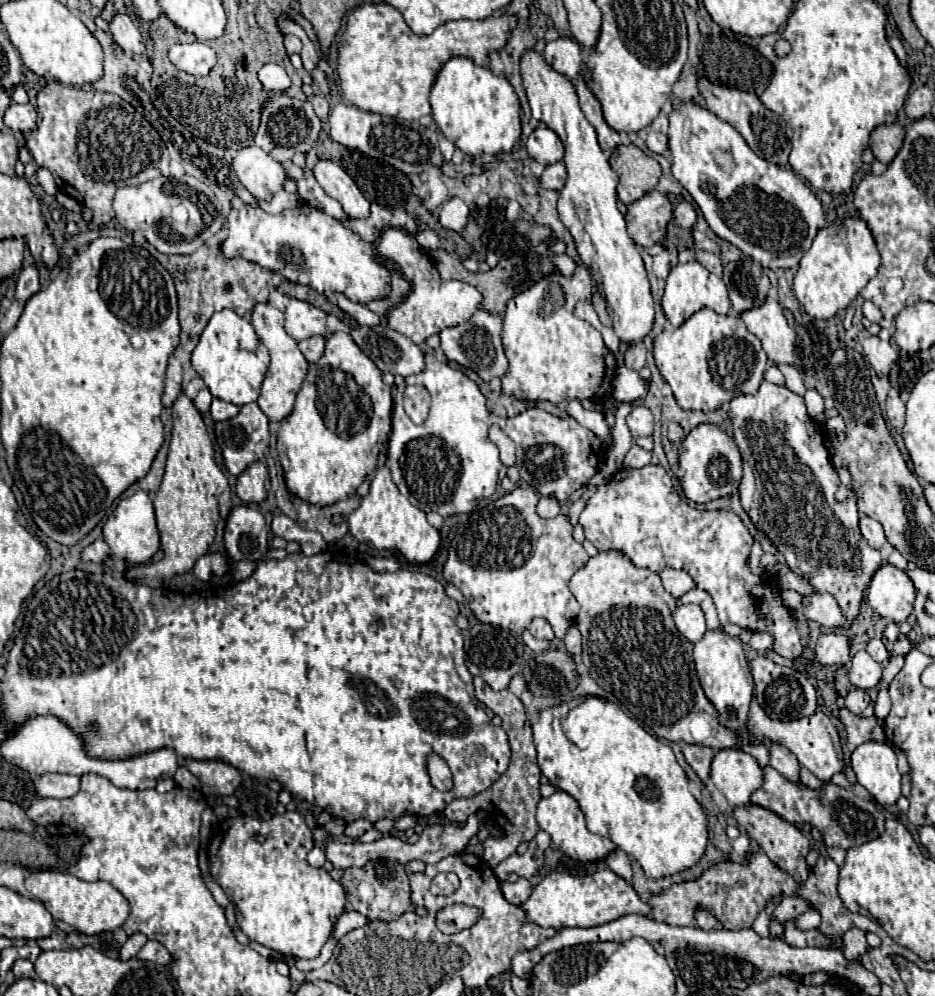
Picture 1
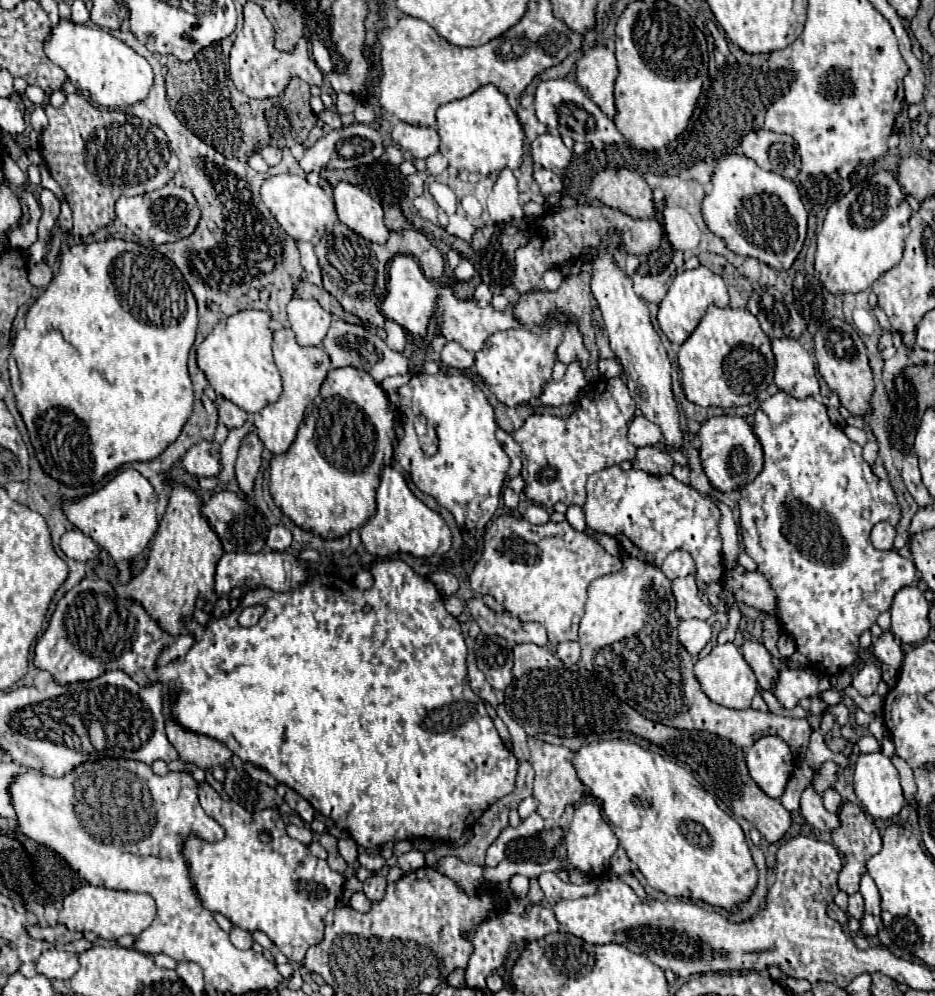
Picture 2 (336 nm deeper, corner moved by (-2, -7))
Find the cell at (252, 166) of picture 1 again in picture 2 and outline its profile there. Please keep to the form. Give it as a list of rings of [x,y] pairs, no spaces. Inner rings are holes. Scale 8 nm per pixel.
[[[279,174],[271,176],[263,186],[261,186],[261,196],[271,214],[277,218],[281,228],[293,236],[295,240],[305,240],[311,244],[319,244],[319,240],[325,234],[331,234],[337,220],[335,212],[335,202],[333,196],[329,196],[321,186],[309,184],[305,178],[295,176],[295,174]]]

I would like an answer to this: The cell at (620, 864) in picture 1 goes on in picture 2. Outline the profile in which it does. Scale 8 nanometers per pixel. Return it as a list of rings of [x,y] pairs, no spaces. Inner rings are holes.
[[[619,846],[617,852],[615,852],[615,856],[611,858],[611,872],[615,876],[621,876],[621,874],[627,874],[629,870],[631,870],[631,860],[627,858],[625,850]]]

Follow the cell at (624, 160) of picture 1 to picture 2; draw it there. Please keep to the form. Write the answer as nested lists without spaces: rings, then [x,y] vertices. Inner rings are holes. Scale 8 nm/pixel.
[[[605,168],[603,172],[599,172],[589,186],[589,198],[593,202],[601,202],[609,208],[621,210],[623,214],[627,214],[631,218],[651,218],[655,214],[651,188],[637,172],[631,172],[627,168]]]

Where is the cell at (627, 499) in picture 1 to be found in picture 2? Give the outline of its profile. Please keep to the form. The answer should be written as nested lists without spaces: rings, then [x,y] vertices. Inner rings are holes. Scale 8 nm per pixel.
[[[619,466],[599,470],[587,480],[587,504],[583,506],[583,510],[589,528],[613,536],[631,556],[637,556],[653,566],[659,566],[673,550],[683,548],[697,562],[697,580],[709,584],[709,582],[719,582],[723,576],[721,536],[717,530],[719,508],[709,498],[703,498],[697,490],[681,484],[673,476],[655,478],[655,476],[647,476],[643,470],[631,468],[625,472]]]

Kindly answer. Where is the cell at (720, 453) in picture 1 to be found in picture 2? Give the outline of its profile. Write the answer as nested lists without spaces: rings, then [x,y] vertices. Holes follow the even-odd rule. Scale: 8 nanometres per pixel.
[[[723,414],[723,416],[709,418],[705,424],[701,424],[699,438],[701,438],[703,470],[709,478],[709,482],[717,490],[729,494],[737,488],[743,488],[745,484],[755,480],[759,476],[759,472],[763,470],[761,442],[757,440],[757,436],[753,432],[753,426],[743,416]]]

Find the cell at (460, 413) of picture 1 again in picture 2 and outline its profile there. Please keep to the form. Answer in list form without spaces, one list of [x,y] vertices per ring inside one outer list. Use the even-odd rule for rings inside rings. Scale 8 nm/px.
[[[441,366],[437,376],[431,376],[431,374],[411,376],[411,380],[403,388],[399,388],[399,398],[401,398],[399,408],[405,414],[405,438],[399,442],[399,448],[397,448],[397,456],[401,460],[401,466],[411,474],[415,486],[423,494],[433,496],[443,508],[447,508],[455,516],[459,530],[483,528],[493,518],[493,514],[499,506],[501,488],[503,488],[507,468],[509,468],[509,456],[505,454],[501,444],[495,440],[497,424],[495,424],[493,408],[487,402],[485,394],[469,376],[451,374],[447,368]],[[419,414],[425,416],[429,424],[435,424],[435,430],[439,436],[439,450],[435,456],[425,456],[419,448],[417,434],[413,430],[413,420]]]

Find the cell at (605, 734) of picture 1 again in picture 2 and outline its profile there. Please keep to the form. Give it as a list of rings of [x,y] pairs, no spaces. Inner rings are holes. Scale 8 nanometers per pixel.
[[[627,740],[585,744],[575,754],[573,764],[579,772],[579,780],[583,780],[583,784],[591,788],[591,794],[599,798],[603,816],[619,828],[615,830],[619,844],[625,848],[631,862],[637,864],[649,886],[667,896],[703,900],[729,912],[739,910],[739,904],[751,898],[757,886],[757,868],[745,834],[739,822],[723,812],[715,798],[703,790],[691,770]]]

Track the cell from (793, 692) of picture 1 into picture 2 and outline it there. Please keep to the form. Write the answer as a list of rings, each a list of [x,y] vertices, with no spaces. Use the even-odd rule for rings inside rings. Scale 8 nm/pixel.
[[[747,640],[741,646],[741,654],[747,660],[747,664],[753,668],[757,682],[763,690],[771,690],[771,684],[775,682],[775,672],[777,668],[771,662],[771,654],[767,652],[767,648],[755,640]]]

